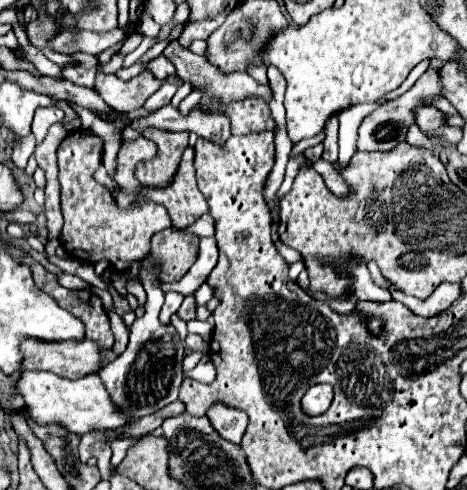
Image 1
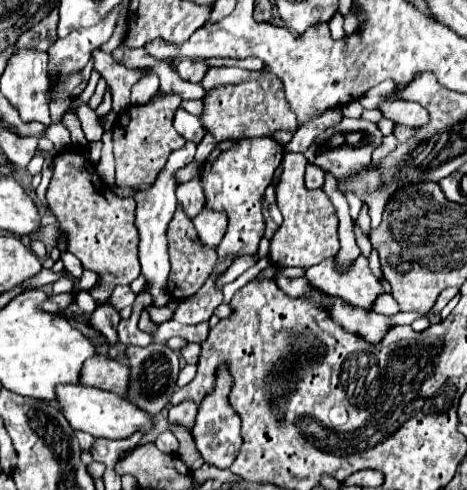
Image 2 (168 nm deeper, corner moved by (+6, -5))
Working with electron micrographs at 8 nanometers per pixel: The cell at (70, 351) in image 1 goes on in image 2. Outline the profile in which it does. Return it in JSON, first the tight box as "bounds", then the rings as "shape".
{"bounds":[81,355,129,395],"shape":[[[105,355],[91,357],[81,371],[81,383],[97,389],[105,389],[117,395],[127,395],[129,389],[129,367],[109,359]]]}

